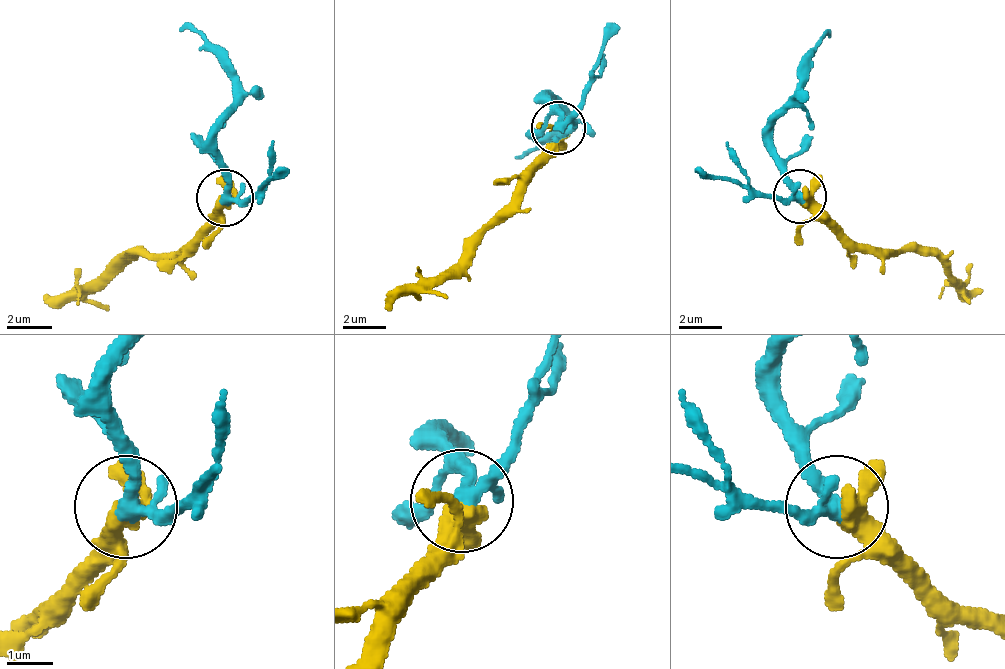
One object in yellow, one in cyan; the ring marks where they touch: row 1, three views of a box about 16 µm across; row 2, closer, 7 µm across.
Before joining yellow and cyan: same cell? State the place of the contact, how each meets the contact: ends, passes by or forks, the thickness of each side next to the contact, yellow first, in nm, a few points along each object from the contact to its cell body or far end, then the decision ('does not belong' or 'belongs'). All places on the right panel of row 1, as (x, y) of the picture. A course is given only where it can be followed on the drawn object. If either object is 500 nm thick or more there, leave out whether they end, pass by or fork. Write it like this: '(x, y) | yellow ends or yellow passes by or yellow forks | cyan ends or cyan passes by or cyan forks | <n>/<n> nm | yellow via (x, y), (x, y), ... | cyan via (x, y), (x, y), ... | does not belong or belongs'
(799, 196) | yellow passes by | cyan forks | 400/240 nm | yellow via (801, 197), (871, 246), (930, 251), (962, 284), (984, 289) | cyan via (801, 197), (774, 149), (774, 122), (795, 95), (795, 74), (828, 31) | belongs

